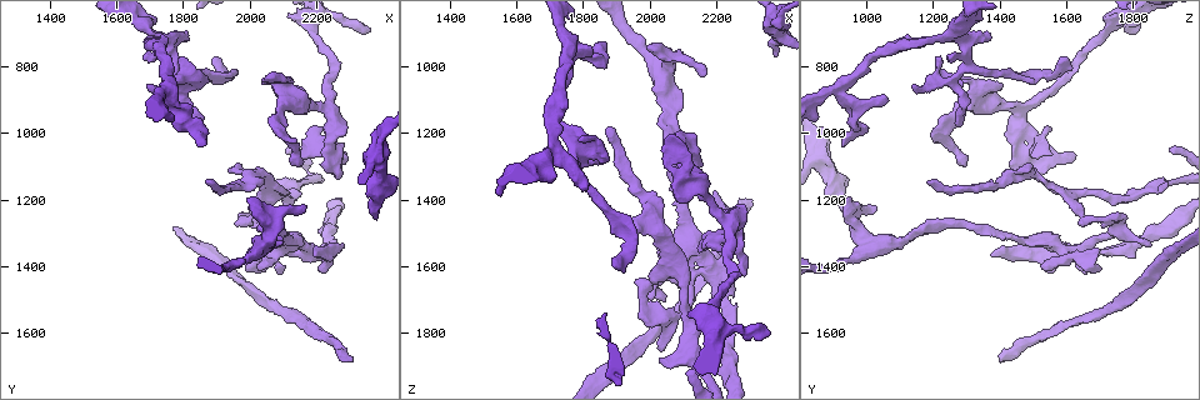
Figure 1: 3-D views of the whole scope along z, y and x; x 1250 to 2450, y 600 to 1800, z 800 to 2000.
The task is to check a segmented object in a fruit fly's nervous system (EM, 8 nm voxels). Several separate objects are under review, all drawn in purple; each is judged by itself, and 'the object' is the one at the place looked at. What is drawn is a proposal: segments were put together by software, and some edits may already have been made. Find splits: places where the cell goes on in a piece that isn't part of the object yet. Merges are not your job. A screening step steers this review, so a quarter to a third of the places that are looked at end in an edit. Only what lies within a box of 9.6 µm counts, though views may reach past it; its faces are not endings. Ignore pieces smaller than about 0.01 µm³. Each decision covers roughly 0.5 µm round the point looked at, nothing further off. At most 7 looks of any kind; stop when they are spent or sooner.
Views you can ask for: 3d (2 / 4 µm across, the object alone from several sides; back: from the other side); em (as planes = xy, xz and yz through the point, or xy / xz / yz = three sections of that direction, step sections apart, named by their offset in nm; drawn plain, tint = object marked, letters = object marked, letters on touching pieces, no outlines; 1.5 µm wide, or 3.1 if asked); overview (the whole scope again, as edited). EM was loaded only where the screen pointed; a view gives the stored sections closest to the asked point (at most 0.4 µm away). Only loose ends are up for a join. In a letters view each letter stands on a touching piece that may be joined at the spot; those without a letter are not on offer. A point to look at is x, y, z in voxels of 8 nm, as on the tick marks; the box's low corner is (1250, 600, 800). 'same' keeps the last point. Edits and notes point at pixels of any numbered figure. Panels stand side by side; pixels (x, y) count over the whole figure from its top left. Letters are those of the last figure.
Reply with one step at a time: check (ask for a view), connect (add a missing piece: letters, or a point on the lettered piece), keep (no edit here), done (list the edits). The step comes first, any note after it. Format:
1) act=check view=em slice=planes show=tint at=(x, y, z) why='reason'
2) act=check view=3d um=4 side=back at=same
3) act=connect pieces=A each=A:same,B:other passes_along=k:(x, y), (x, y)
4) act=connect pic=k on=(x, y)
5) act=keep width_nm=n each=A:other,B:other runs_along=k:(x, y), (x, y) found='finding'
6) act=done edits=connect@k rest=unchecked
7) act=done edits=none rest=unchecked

act=check view=em slice=xy step=8 show=letters at=(2350, 680, 1800) why='branch stops here'

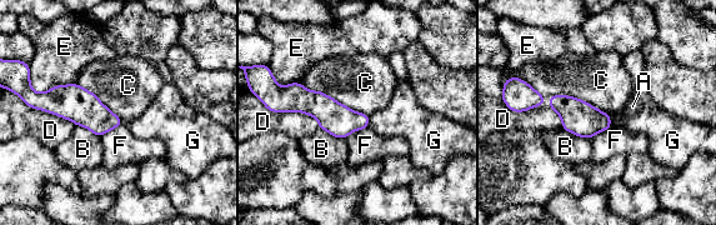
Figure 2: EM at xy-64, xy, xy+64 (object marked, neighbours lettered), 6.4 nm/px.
act=keep width_nm=160 each=A:other,B:other,C:other,D:other,E:other,F:other,G:other border=2:(299, 81), (369, 116) found='none of them fits'

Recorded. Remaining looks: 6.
act=check view=3d um=2 at=(1850, 980, 1270) why='branch stops here'

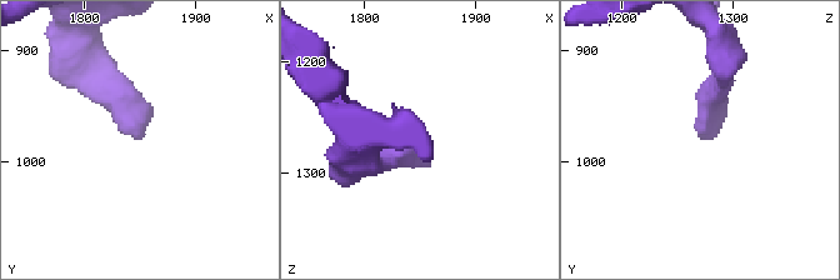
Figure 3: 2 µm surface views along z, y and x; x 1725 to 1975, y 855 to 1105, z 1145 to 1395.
act=check view=em slice=planes show=letters at=(1846, 982, 1276)

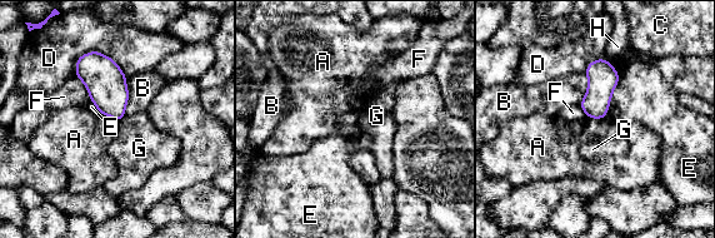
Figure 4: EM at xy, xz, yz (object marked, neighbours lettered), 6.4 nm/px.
act=keep each=A:other,B:other,C:other,D:other,E:other,F:other,G:other,H:other border=4:(98, 110), (118, 122) found='no lettered piece goes on from it'

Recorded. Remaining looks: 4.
act=check view=em slice=yz step=8 show=letters at=(1700, 850, 1150) why='thin end'

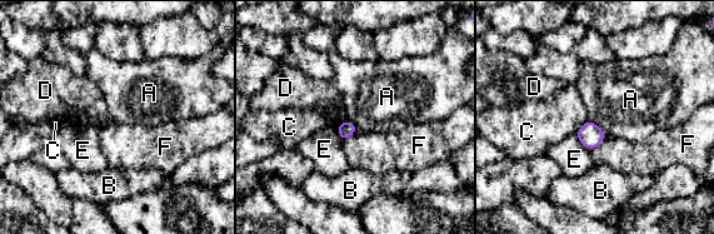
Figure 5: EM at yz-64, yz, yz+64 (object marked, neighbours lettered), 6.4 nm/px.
act=check view=em slice=planes show=letters at=same why='another direction'

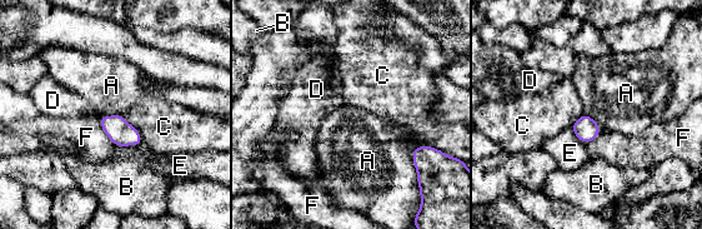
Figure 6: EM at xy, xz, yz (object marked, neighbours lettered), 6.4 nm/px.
act=keep longest_contact=C:220nm each=A:other,B:other,C:other,D:other,E:other,F:other border=6:(424, 144), (412, 153), (417, 170) found='no lettered piece goes on from it'

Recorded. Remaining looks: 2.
act=done edits=none rest=unchecked

